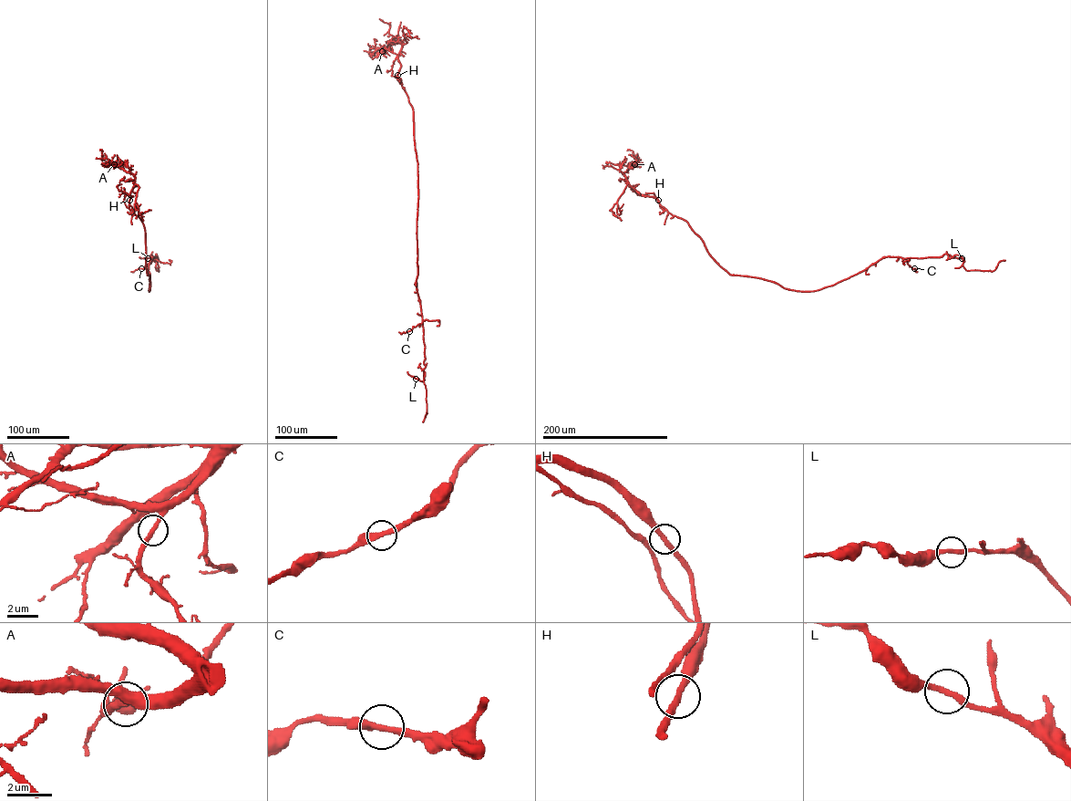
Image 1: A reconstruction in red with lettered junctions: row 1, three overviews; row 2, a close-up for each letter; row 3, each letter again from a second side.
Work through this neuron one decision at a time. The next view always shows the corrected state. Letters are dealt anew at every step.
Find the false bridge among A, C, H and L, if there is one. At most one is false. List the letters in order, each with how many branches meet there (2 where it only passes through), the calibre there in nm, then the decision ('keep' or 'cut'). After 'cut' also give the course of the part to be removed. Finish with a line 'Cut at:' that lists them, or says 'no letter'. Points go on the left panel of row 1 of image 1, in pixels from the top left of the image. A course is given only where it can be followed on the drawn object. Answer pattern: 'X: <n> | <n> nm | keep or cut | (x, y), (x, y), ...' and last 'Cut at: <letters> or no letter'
A: 2 | 300 nm | keep
C: 2 | 320 nm | keep
H: 2 | 300 nm | keep
L: 2 | 280 nm | keep
Cut at: no letter

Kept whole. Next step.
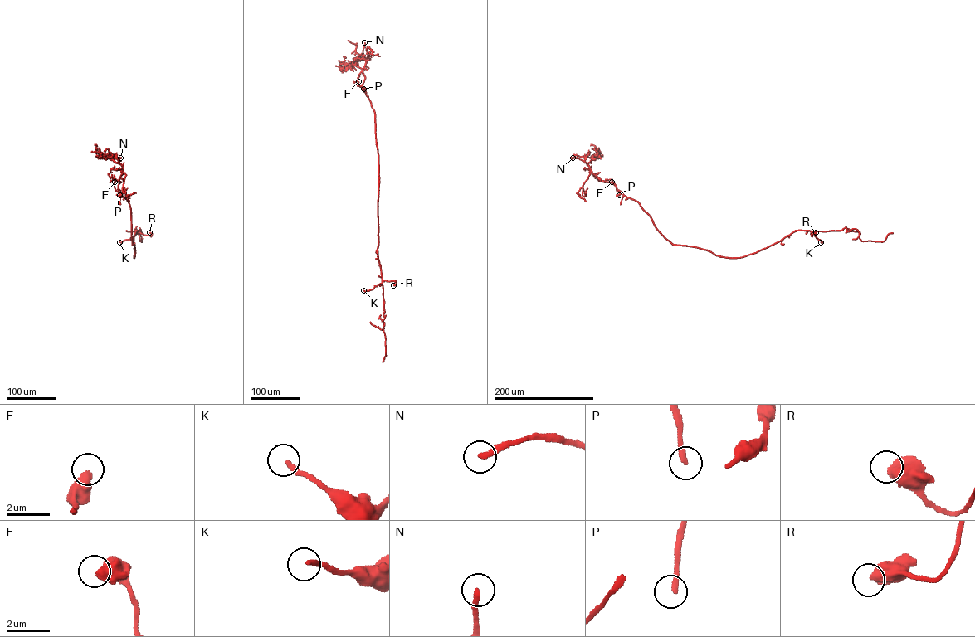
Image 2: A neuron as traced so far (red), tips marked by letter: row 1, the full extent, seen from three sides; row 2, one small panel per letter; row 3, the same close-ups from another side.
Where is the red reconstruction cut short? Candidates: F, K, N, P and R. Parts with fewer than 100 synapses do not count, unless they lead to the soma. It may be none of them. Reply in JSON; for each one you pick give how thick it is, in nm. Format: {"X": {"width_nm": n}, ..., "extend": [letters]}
{"P": {"width_nm": 240}, "extend": ["P"]}

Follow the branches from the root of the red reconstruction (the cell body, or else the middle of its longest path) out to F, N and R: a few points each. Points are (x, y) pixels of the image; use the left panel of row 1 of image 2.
F: (135, 252), (130, 207), (121, 193), (116, 190), (114, 182)
N: (135, 252), (130, 207), (118, 186), (122, 172), (122, 166), (119, 161), (120, 158)
R: (135, 252), (134, 258), (135, 231), (150, 235), (149, 232)

